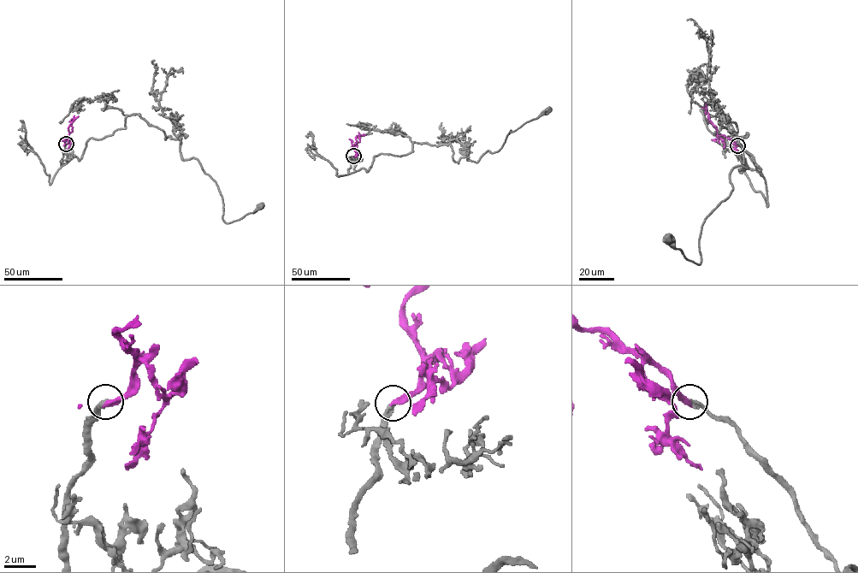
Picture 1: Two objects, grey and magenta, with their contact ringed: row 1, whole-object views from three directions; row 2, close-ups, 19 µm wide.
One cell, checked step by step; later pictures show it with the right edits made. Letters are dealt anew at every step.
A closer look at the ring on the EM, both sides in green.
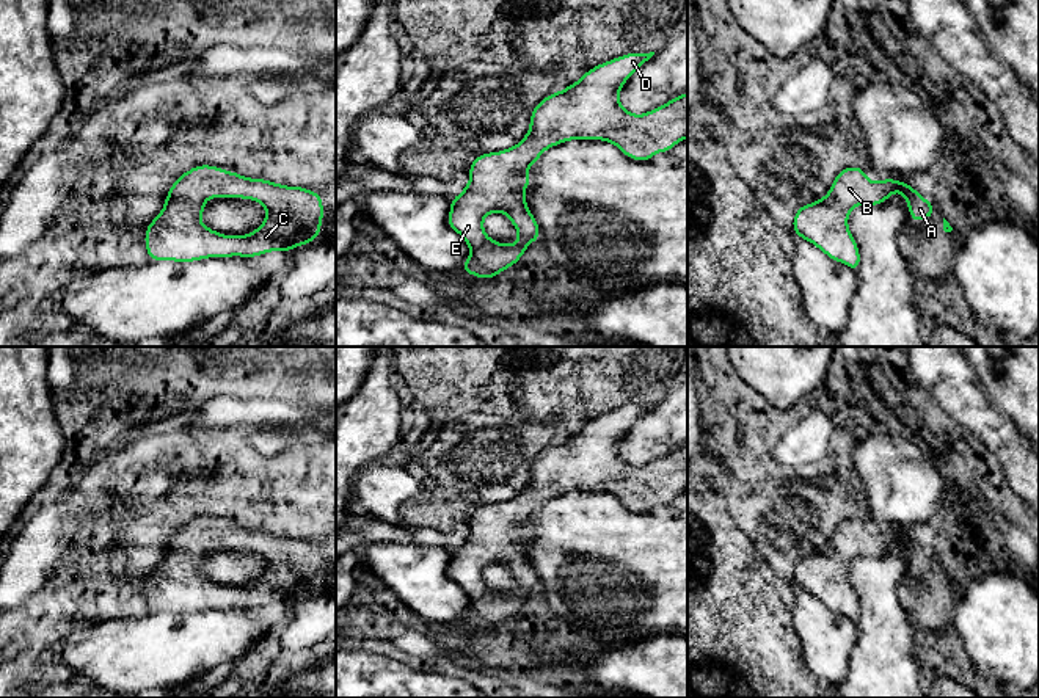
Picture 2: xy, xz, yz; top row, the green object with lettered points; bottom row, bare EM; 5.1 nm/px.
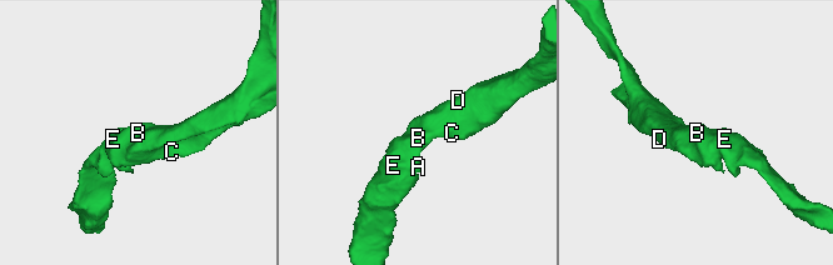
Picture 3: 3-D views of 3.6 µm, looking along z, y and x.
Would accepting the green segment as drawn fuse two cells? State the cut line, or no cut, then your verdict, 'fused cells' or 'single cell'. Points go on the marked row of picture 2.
cut none; single cell

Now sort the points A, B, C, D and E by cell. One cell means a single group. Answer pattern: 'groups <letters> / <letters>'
groups A B C D E

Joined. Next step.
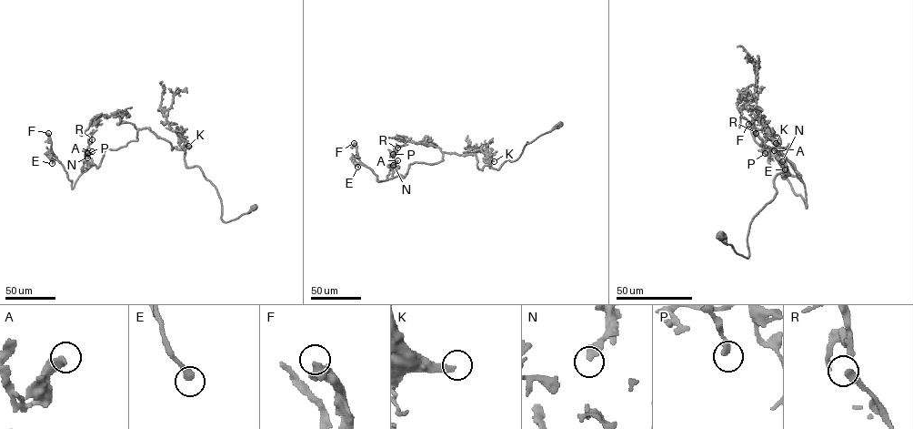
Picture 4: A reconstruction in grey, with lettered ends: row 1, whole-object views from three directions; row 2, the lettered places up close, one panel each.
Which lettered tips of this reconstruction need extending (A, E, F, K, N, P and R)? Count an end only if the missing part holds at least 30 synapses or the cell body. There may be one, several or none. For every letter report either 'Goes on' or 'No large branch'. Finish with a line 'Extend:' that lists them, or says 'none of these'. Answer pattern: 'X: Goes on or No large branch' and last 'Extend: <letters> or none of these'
A: No large branch
E: Goes on
F: Goes on
K: Goes on
N: No large branch
P: No large branch
R: No large branch
Extend: E, F, K

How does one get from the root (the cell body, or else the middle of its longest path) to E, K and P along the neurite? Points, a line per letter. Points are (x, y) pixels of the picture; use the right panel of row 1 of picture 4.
E: (721, 235), (747, 258), (752, 219), (788, 174), (789, 145), (765, 137), (764, 116), (806, 207), (785, 169)
K: (721, 235), (737, 253), (748, 257), (752, 219), (773, 199), (774, 178), (788, 174), (776, 143)
P: (721, 235), (747, 258), (752, 219), (788, 174), (789, 145), (765, 137), (764, 116), (803, 182), (765, 153)

